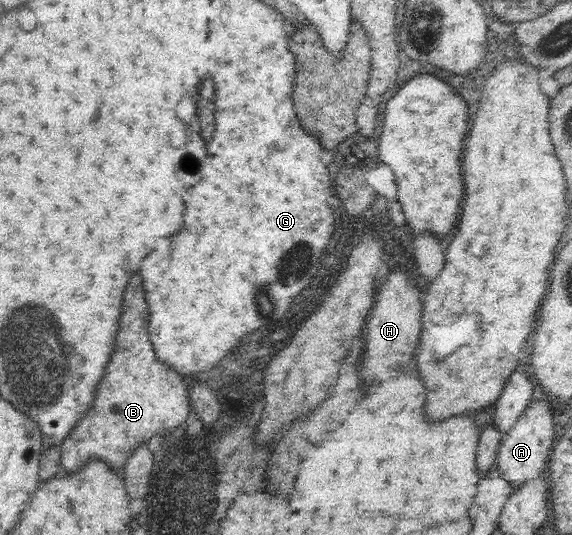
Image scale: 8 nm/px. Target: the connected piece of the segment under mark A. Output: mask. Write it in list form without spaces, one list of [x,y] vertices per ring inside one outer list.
[[[550,398],[531,400],[518,417],[513,429],[502,434],[497,454],[500,475],[511,484],[512,489],[526,484],[528,479],[536,479],[545,475],[547,459],[554,445],[554,438],[555,416],[550,407]]]

